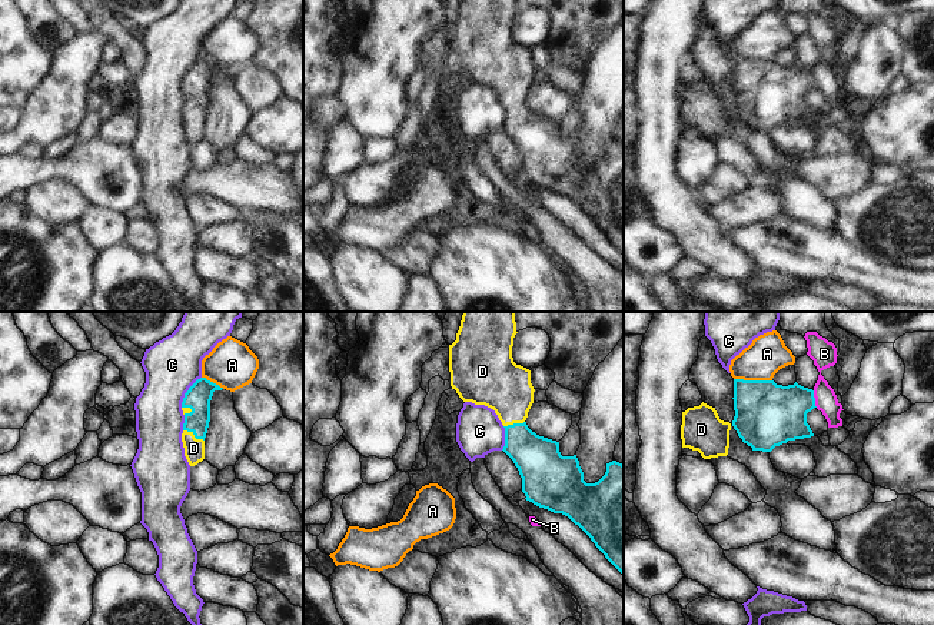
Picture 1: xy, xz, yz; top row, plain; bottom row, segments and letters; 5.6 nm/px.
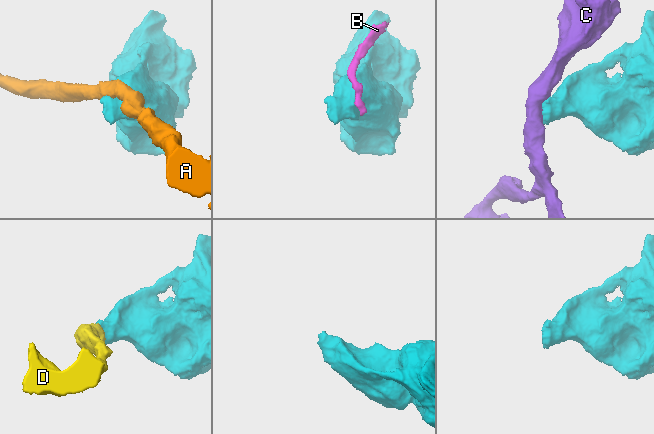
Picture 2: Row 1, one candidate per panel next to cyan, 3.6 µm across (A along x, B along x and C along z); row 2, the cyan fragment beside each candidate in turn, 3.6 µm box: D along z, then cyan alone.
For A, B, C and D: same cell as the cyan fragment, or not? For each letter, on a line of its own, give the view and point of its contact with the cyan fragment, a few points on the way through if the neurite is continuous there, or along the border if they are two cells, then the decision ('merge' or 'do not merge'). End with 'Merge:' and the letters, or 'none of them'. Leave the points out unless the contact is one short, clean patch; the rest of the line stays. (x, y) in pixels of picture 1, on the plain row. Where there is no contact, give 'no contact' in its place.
A: contact yz (753, 60); border yz (734, 57), (771, 60); do not merge
B: contact yz (814, 79); border yz (813, 70), (817, 86); do not merge
C: contact xy (186, 72); border xy (200, 56), (185, 73), (180, 86); do not merge
D: contact xy (193, 113); way xy (198, 77), (193, 113), (193, 128); merge
Merge: D

